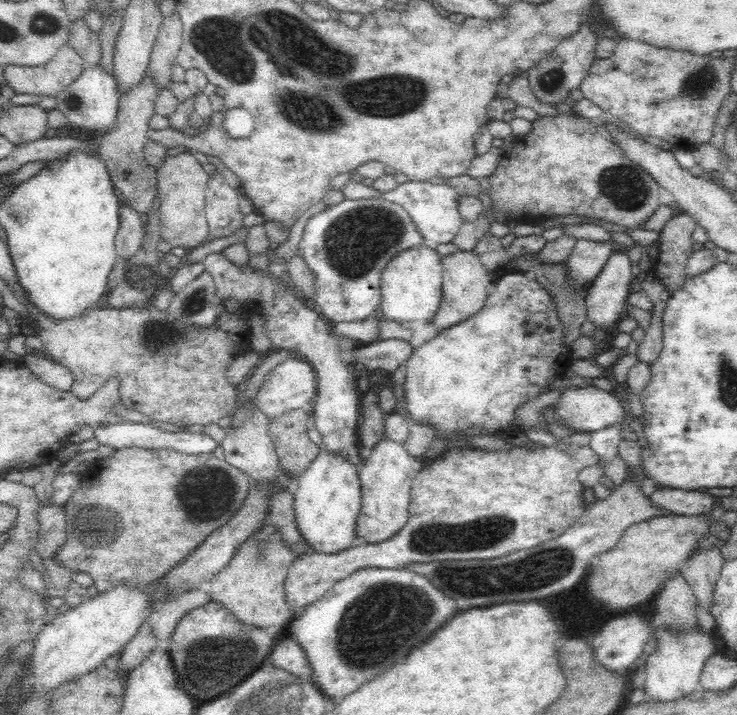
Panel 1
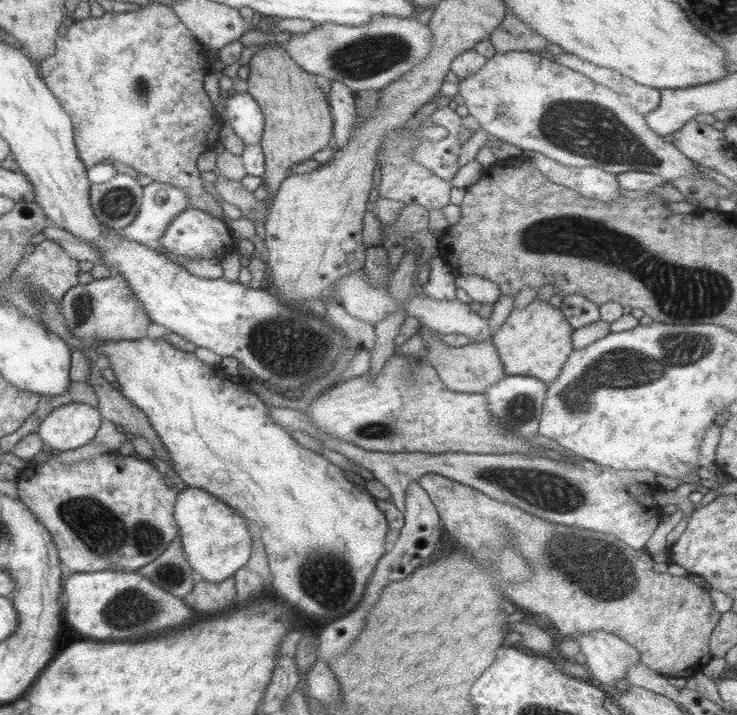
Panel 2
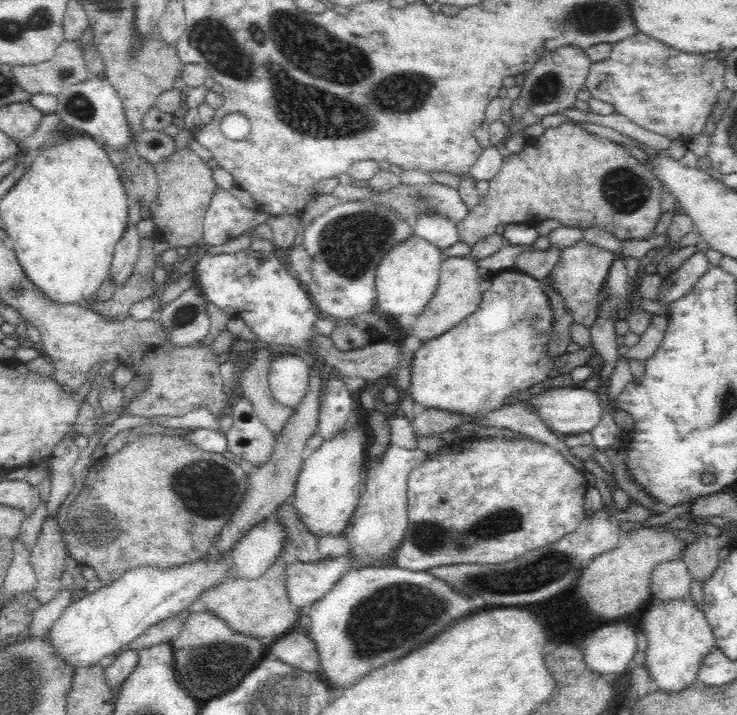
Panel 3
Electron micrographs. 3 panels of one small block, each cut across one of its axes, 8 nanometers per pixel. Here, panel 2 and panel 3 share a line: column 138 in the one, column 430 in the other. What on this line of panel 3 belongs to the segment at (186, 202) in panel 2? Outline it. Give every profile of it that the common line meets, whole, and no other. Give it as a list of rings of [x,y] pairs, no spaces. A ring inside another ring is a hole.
[[[434,212],[420,214],[418,220],[412,222],[412,228],[414,228],[416,236],[432,242],[440,250],[450,248],[452,244],[456,244],[460,240],[460,236],[458,236],[458,224],[450,222],[442,214],[434,214]]]

